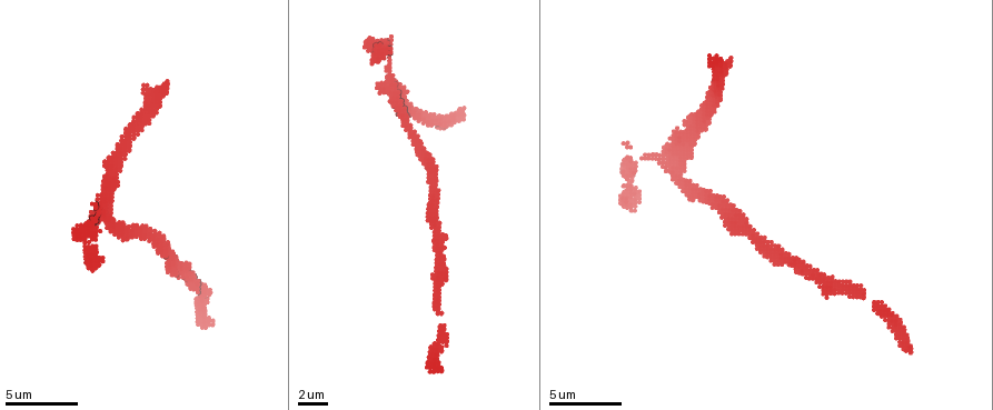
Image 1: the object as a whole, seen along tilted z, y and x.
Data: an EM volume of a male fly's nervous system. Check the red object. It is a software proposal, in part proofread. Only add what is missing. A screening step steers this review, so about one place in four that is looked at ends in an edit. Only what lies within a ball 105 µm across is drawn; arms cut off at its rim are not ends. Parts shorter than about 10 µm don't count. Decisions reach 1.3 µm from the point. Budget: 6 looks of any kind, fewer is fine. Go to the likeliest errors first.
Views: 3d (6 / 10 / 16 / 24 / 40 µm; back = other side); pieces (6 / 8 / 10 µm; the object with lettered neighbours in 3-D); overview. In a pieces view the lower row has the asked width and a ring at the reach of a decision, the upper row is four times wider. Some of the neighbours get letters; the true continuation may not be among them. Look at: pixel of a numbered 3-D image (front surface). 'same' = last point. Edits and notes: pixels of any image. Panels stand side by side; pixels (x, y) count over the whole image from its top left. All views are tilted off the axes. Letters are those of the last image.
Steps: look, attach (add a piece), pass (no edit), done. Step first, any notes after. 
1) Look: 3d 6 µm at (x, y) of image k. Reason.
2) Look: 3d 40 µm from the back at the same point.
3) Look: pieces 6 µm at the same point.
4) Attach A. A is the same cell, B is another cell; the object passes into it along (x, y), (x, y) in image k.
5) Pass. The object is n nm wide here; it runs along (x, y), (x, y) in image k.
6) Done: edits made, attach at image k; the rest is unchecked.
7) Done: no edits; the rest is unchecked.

Look: 3d 10 µm at (433, 370) of image 1. Branch stops here.

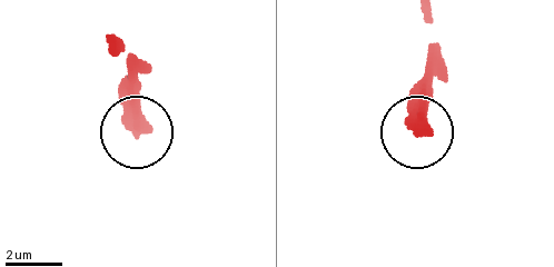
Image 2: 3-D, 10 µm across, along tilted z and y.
Look: pieces 6 µm at (417, 131) of image 2. What lies round it.

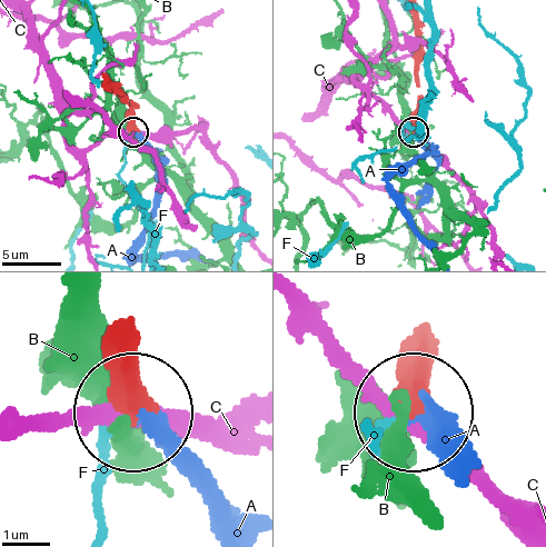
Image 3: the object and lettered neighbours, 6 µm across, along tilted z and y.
Attach A. A is the same cell, B, C and F are other cells; it goes on there.

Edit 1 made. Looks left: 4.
Look: overview.

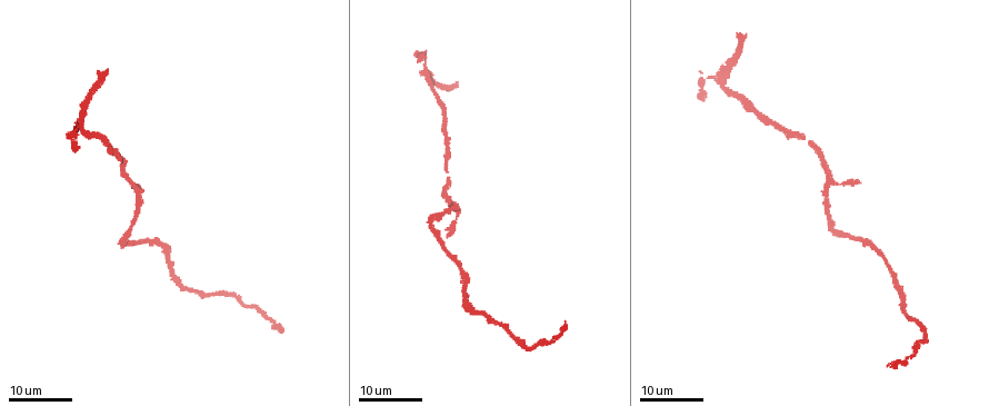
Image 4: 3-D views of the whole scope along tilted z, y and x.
Look: 3d 16 µm at (703, 99) of image 4. Free end.

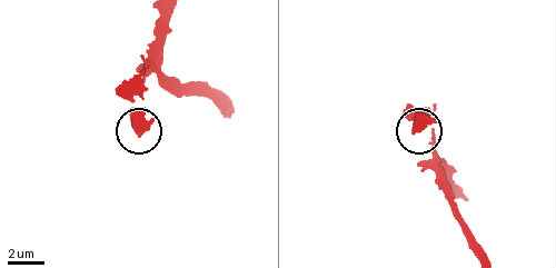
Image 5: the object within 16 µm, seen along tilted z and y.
Look: pieces 10 µm at (421, 129) of image 5.

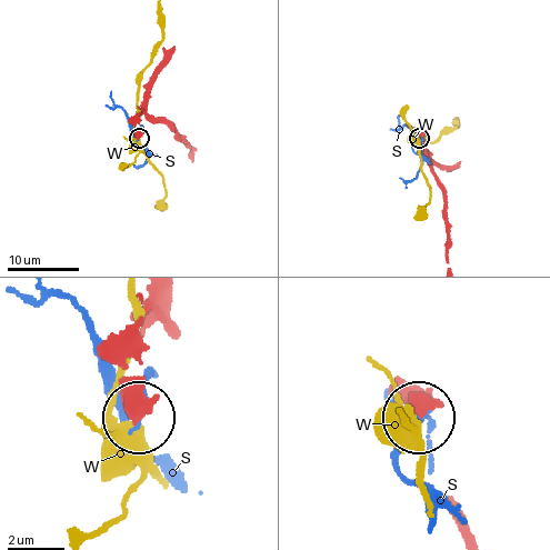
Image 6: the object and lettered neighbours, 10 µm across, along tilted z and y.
Pass. S and W are other cells; none of them fits.

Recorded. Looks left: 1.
Look: pieces 6 µm at (716, 59) of image 1. An open end.

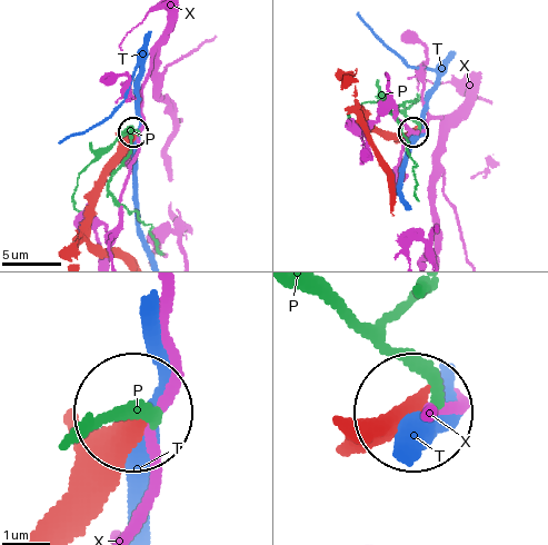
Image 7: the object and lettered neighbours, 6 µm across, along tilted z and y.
Pass. P, T and X are other cells; it runs along (356, 417), (409, 412) in image 7; none of them fits.

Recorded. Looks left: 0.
Done: edits made, attach at image 3; the rest is unchecked.

